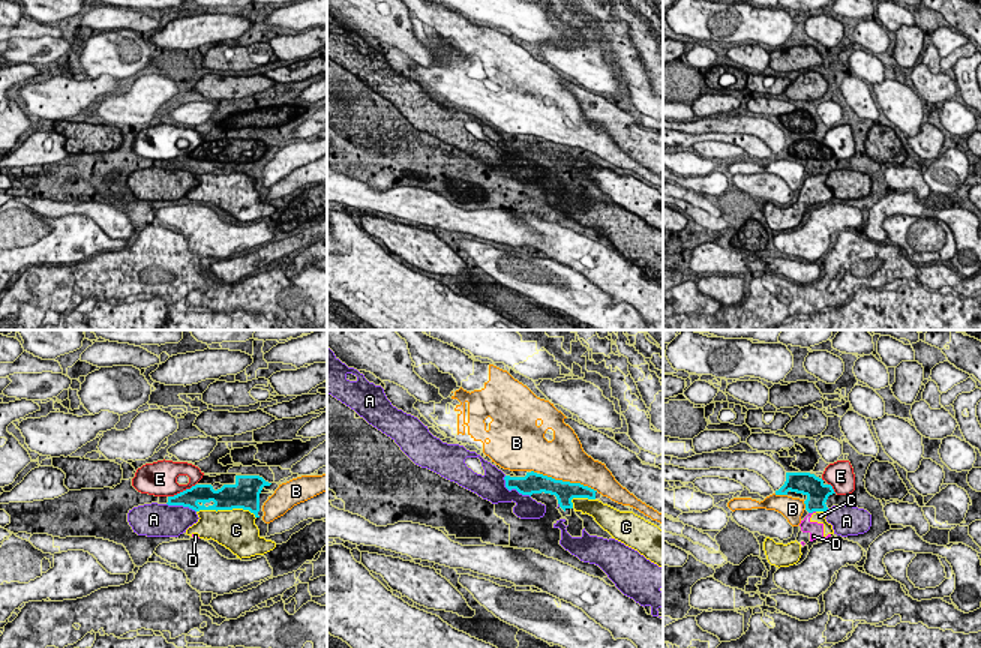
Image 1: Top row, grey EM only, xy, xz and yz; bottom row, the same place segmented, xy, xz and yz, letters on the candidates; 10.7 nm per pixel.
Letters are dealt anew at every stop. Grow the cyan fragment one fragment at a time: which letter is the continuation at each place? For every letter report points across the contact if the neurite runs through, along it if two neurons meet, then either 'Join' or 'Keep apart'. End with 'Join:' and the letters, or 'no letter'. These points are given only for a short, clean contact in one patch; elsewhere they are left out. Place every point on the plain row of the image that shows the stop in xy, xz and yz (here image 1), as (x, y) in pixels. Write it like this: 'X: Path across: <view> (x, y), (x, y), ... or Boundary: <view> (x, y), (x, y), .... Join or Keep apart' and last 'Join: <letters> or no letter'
A: Keep apart
B: Keep apart
C: Keep apart
D: Boundary: yz (815, 174), (809, 177). Keep apart
E: Keep apart
Join: no letter

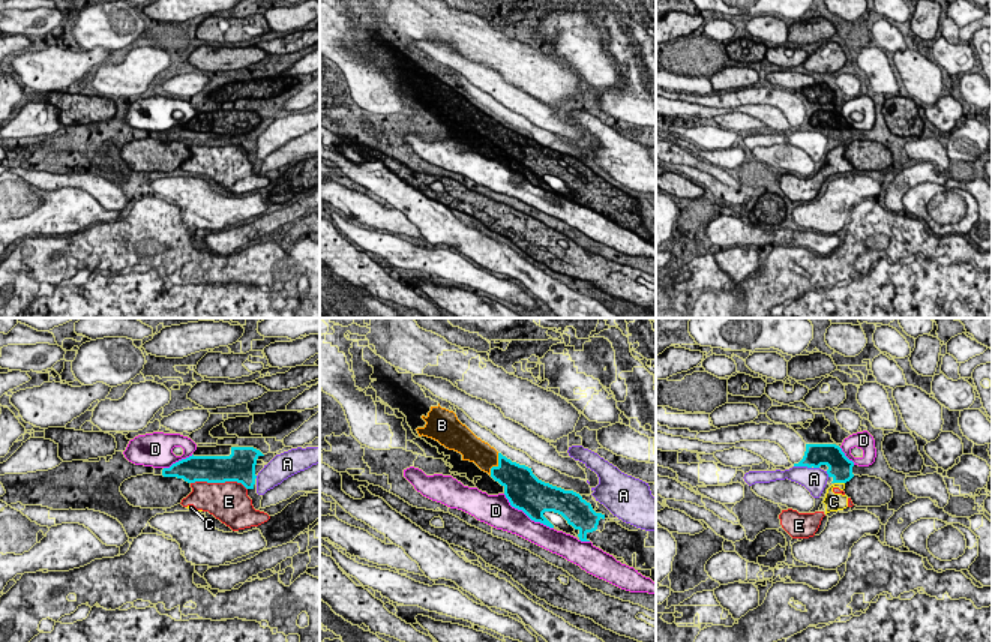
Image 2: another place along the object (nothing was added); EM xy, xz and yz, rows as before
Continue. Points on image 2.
A: Keep apart
B: Path across: xz (515, 141), (496, 131), (479, 116). Join
C: Boundary: yz (835, 146), (844, 147). Keep apart
D: Keep apart
E: Keep apart
Join: B

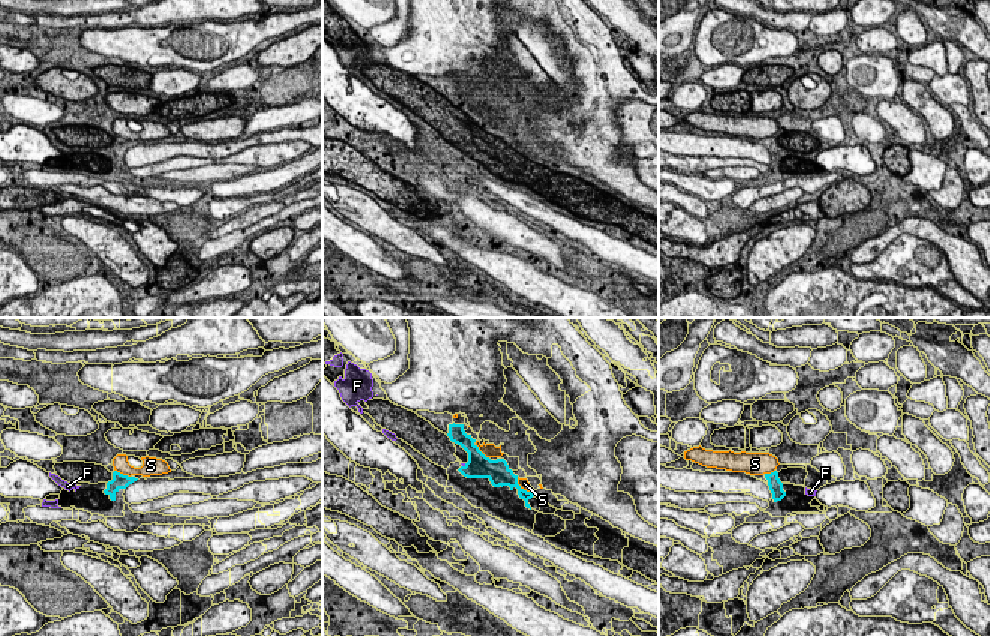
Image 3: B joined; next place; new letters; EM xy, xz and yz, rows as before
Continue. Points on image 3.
F: Join
S: Keep apart
Join: F

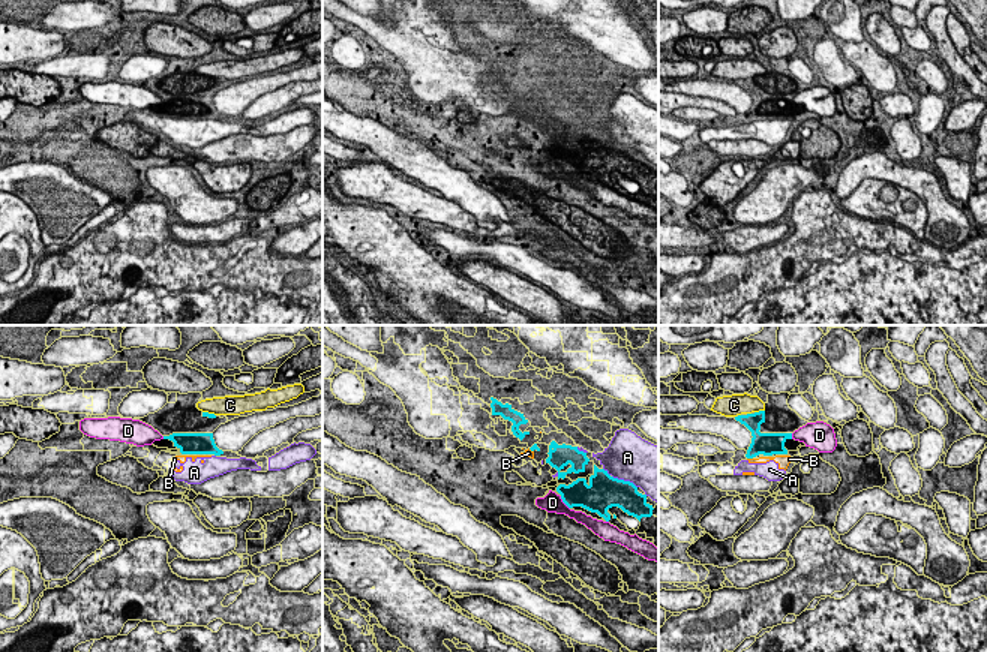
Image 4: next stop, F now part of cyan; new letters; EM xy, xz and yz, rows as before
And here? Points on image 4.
A: Keep apart
B: Keep apart
C: Keep apart
D: Keep apart
Join: no letter

